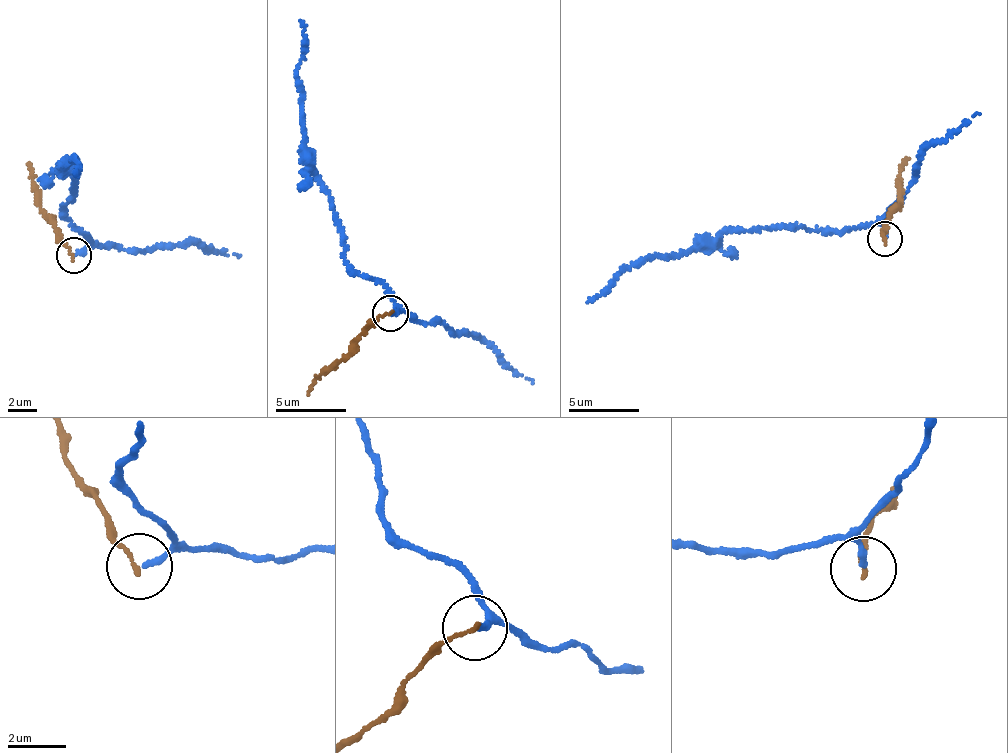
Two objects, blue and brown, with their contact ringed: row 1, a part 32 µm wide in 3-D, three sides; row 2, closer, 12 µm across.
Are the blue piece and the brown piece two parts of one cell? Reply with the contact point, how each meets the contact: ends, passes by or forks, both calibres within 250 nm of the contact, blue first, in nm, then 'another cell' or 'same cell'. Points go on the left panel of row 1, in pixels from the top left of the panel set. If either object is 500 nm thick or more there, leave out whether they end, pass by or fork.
place (73, 255); blue ends; brown ends; calibres 200 and 130 nm; another cell

